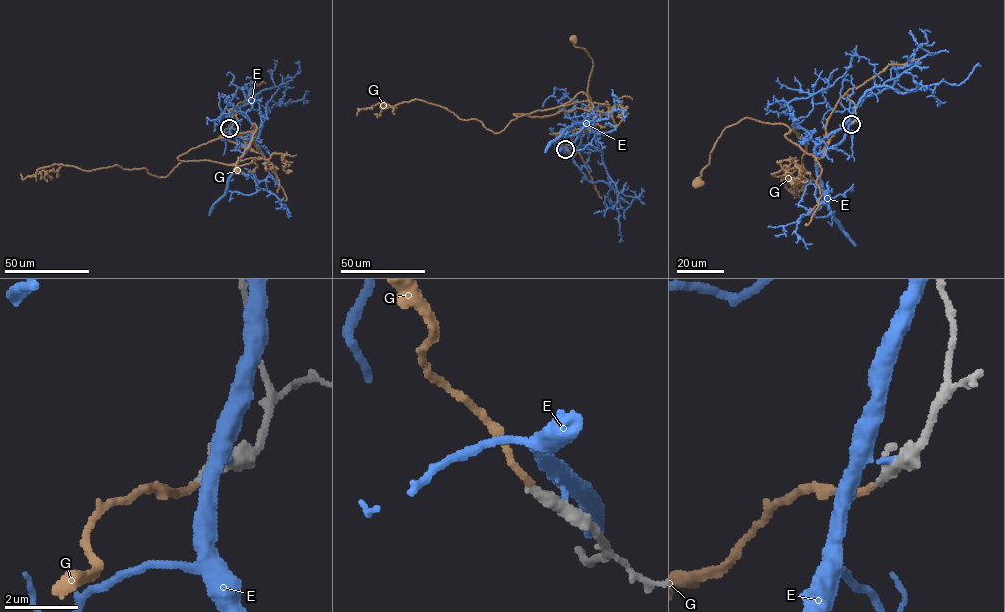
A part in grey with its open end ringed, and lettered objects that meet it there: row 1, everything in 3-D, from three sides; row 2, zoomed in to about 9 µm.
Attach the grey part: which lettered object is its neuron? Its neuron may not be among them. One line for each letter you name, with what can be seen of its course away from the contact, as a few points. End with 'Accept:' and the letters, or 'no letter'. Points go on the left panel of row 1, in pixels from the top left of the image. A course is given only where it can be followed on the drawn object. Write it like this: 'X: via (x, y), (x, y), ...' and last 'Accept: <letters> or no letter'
G: via (229, 128), (220, 138), (258, 152), (251, 127), (254, 123), (257, 128), (249, 146), (238, 158), (237, 170)
Accept: G

